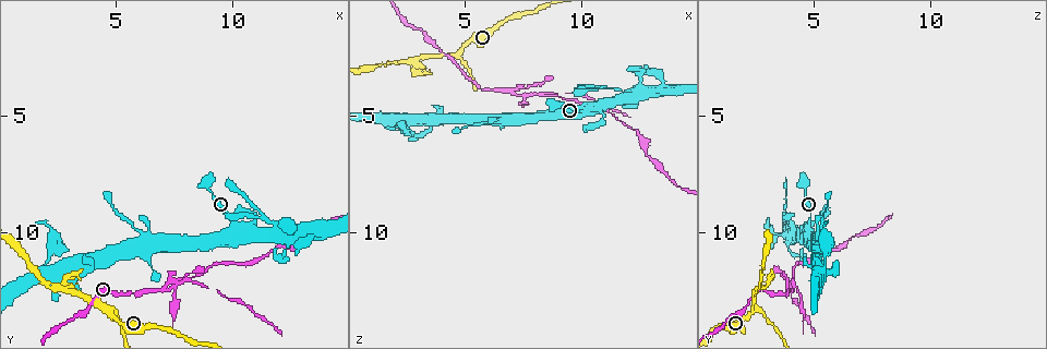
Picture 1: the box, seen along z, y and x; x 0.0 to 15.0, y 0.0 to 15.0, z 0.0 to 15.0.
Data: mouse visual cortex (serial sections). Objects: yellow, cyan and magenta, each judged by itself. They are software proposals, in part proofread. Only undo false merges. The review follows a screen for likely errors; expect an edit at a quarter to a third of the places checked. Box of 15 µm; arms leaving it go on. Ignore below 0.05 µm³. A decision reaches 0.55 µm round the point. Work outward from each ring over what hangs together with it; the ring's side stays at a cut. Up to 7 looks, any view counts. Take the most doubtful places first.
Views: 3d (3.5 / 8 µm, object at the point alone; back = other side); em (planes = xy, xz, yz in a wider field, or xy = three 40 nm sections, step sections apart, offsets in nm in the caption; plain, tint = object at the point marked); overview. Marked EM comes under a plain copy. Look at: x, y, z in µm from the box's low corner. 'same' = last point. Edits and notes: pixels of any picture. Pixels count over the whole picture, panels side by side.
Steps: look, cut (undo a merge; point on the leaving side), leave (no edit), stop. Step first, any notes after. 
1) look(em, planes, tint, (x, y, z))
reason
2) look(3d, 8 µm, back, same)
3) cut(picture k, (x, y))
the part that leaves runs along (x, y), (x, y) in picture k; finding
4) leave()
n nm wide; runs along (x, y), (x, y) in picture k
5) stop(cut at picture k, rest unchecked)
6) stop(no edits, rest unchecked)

look(3d, 3.5 µm, (6.8, 12.5, 4.0))
three-way junction

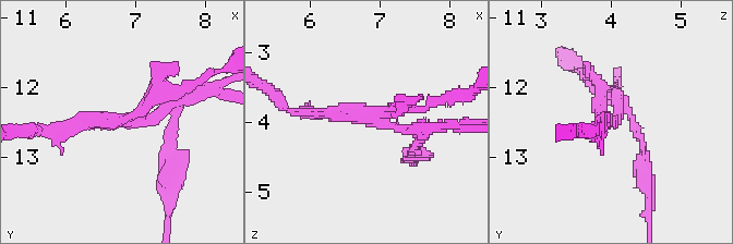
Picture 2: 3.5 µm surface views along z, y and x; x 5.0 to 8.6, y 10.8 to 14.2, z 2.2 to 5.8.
look(em, planes, tint, (6.90, 12.45, 3.90))
now the EM

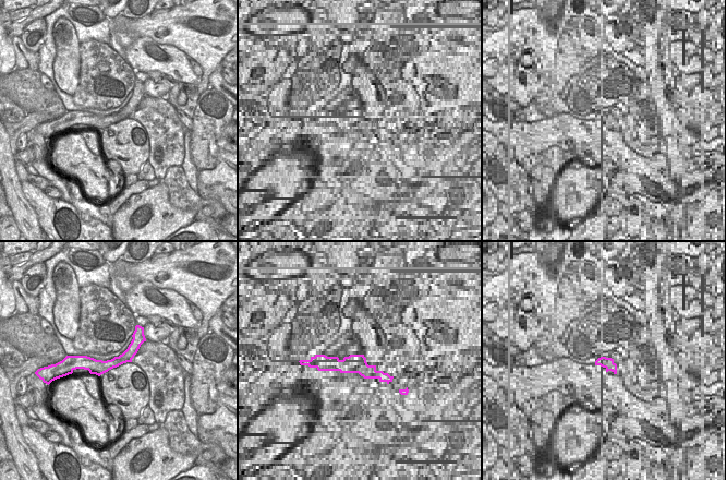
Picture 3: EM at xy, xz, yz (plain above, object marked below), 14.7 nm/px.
cut(picture 2, (167, 90))
220 nm wide; the part that leaves runs along (134, 116), (148, 101), (225, 69) in picture 2; two cells meet here

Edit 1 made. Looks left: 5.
look(overview)

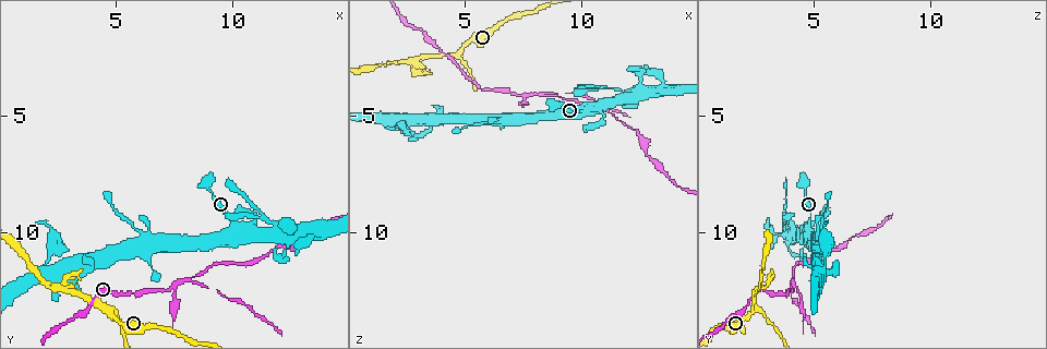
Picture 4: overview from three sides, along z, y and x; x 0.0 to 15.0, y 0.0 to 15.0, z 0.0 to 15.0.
look(3d, 3.5 µm, (4.6, 13.4, 2.4))
a fork

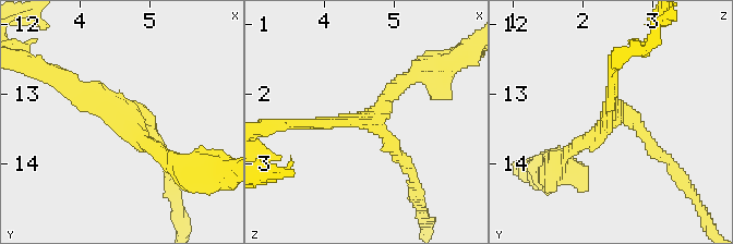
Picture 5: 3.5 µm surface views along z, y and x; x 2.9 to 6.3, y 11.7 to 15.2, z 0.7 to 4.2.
look(em, xy, step 5, tint, (4.60, 13.40, 2.35))
need the tissue

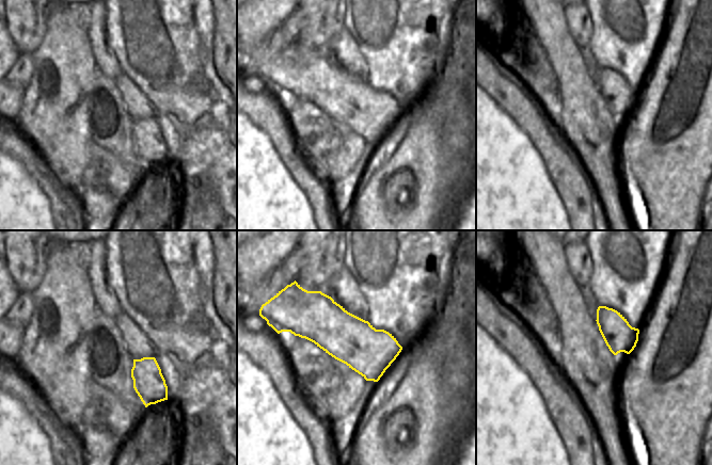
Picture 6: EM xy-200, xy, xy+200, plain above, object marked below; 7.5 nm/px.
look(em, xy, step 3, tint, same)
cut it another way

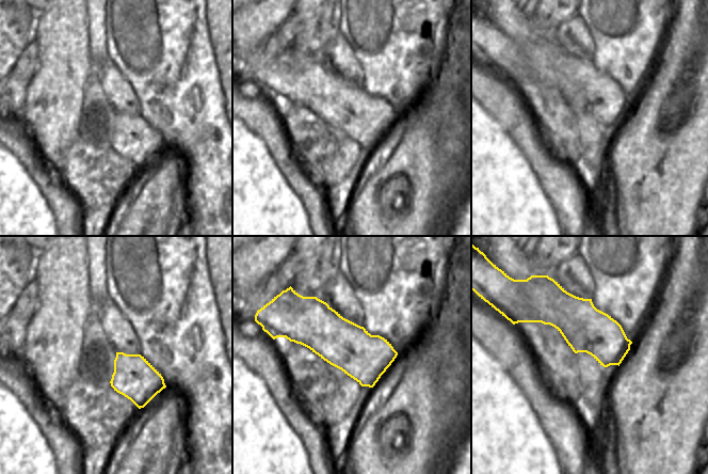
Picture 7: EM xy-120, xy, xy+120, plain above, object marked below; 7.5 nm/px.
leave()
3 arms; arms of 150, 200, 200 nm; runs along (171, 159), (63, 80) in picture 5; one cell here

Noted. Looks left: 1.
stop(cut at picture 2, rest unchecked)

